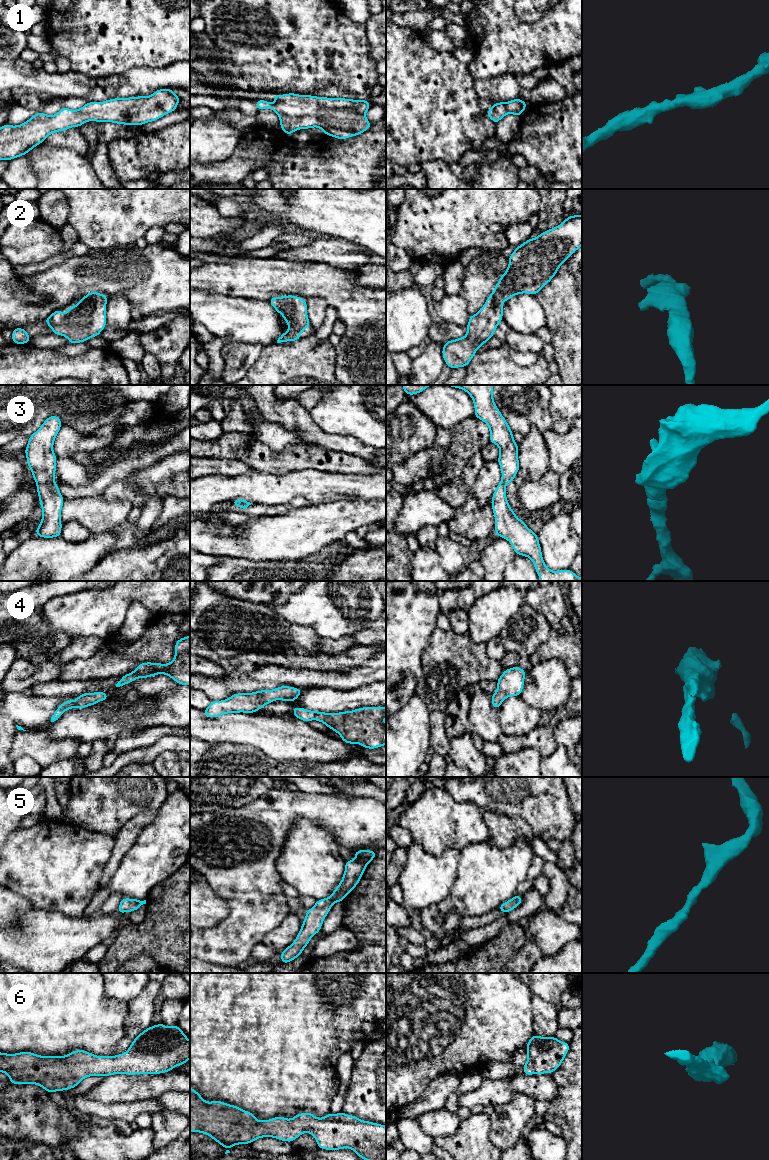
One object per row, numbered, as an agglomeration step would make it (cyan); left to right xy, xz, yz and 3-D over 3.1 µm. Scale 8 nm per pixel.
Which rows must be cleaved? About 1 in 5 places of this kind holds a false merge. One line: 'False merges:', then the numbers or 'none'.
False merges: none

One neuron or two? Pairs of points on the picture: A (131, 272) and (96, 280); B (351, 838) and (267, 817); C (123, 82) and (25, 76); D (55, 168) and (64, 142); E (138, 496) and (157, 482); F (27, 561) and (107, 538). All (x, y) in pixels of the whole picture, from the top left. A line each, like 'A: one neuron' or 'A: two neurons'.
A: one neuron
B: one neuron
C: one neuron
D: two neurons
E: two neurons
F: one neuron

